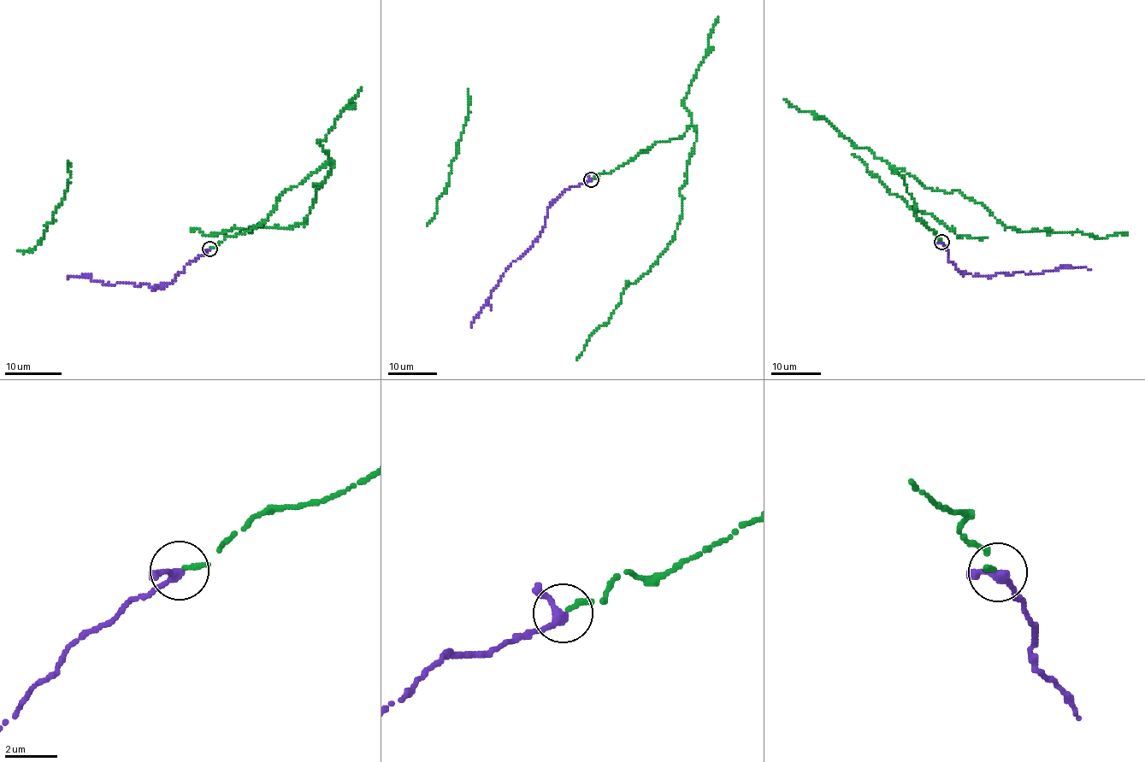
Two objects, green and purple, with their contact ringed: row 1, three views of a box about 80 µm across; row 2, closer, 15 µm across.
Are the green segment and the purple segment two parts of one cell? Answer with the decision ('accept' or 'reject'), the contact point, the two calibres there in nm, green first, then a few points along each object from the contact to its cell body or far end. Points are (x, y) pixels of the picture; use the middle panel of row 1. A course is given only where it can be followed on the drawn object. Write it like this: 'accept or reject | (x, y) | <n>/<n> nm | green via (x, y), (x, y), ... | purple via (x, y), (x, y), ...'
accept | (591, 179) | 220/280 nm | green via (592, 179), (691, 125), (695, 132), (671, 241), (625, 286), (575, 359) | purple via (591, 179), (566, 189), (554, 200), (546, 212), (545, 227), (540, 236), (527, 252), (505, 270), (470, 328)

